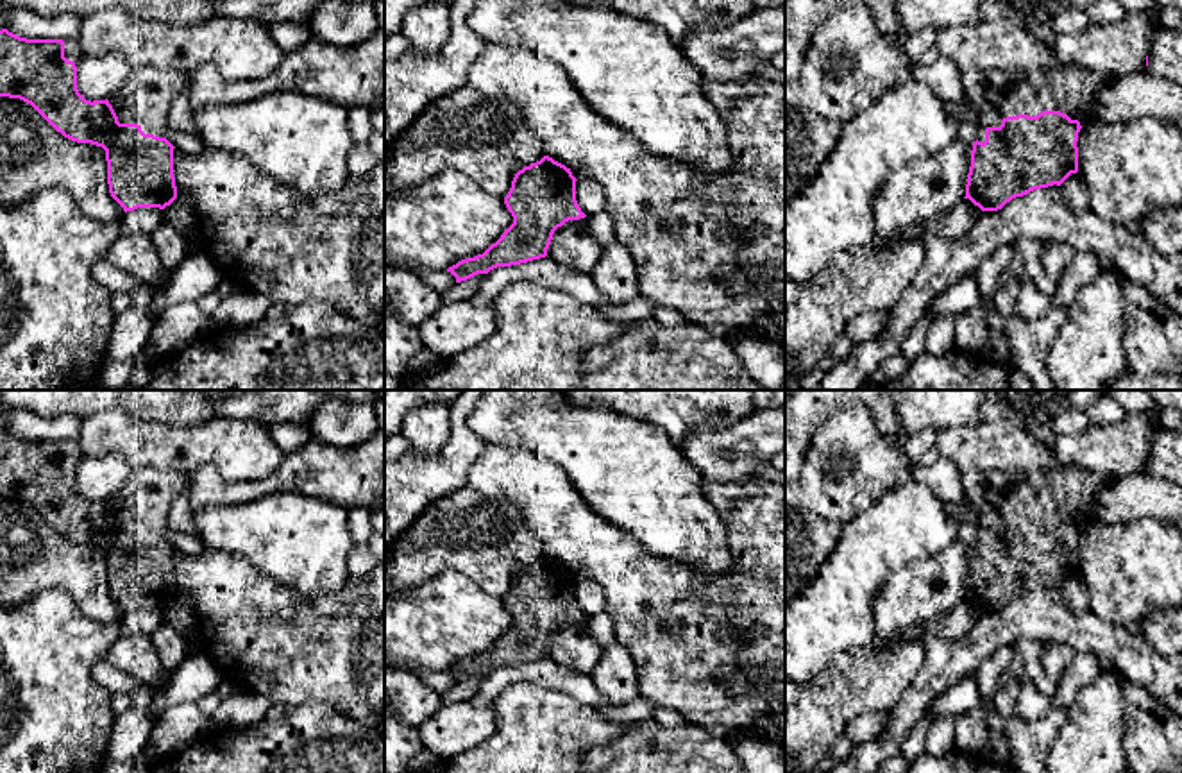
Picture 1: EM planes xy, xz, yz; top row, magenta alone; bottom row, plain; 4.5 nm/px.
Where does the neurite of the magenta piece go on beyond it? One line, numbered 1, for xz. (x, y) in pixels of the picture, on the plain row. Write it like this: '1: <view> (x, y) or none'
1: none

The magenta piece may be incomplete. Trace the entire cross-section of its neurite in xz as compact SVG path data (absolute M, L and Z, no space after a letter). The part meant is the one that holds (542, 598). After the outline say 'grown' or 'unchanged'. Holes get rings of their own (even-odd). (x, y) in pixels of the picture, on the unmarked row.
M549 556L519 571L504 598L513 624L483 655L461 660L447 673L461 684L497 667L545 658L554 632L587 617L576 601L576 582L570 569Z; unchanged

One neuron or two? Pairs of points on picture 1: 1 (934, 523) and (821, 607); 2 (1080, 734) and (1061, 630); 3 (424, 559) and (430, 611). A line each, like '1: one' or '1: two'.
1: one
2: two
3: two

